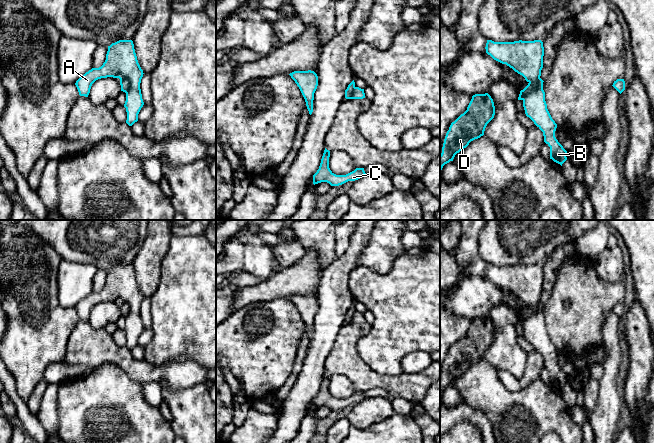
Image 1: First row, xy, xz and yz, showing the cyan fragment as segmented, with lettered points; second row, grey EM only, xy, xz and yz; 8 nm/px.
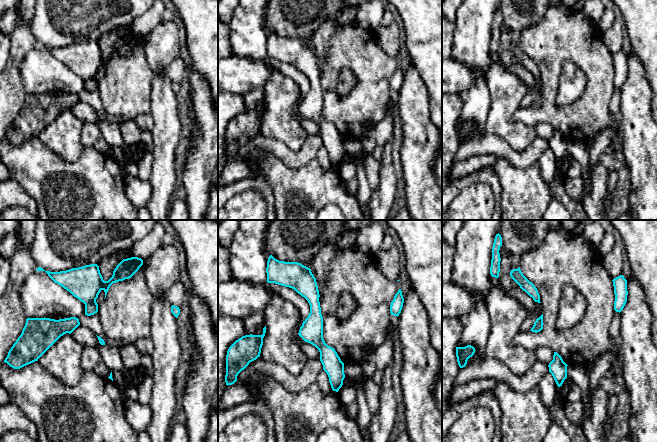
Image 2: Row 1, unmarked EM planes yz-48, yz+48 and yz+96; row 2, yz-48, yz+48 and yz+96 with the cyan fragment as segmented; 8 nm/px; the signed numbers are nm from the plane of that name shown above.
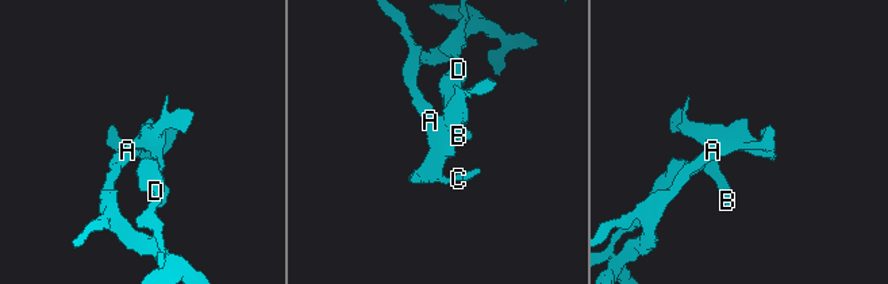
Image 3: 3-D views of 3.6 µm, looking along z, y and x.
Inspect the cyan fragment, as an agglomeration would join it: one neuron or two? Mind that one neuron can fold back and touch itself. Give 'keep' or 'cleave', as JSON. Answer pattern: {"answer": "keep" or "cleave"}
{"answer": "cleave"}

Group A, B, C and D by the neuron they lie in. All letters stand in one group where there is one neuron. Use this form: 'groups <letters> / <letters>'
groups A B C / D

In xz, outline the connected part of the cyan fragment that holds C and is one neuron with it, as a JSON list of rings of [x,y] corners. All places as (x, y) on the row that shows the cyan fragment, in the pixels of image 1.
[[[325,148],[319,169],[313,175],[313,184],[327,182],[331,186],[339,186],[348,181],[355,181],[363,177],[366,173],[364,168],[356,168],[346,175],[336,175],[329,168],[330,151]]]

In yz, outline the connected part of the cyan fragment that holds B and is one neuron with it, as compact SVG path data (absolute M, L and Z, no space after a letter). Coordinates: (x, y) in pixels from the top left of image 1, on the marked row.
M538 85L524 97L523 107L526 116L543 132L544 142L550 147L550 159L562 166L567 151L555 137L557 124L547 109L543 86Z

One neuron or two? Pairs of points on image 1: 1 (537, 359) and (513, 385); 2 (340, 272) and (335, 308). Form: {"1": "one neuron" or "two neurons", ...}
{"1": "one neuron", "2": "one neuron"}

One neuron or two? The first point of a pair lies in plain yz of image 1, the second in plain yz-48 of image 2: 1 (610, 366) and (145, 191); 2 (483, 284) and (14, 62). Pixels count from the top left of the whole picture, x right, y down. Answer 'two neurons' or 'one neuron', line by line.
1: two neurons
2: two neurons

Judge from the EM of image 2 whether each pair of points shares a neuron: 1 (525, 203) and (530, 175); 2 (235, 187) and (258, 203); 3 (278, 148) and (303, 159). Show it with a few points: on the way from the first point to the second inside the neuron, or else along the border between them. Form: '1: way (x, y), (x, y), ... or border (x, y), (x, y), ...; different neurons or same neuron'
1: way (525, 196), (525, 187), (528, 182); same neuron
2: border (265, 198), (255, 190), (244, 190), (228, 201); different neurons
3: way (284, 153), (290, 159), (297, 159); same neuron

